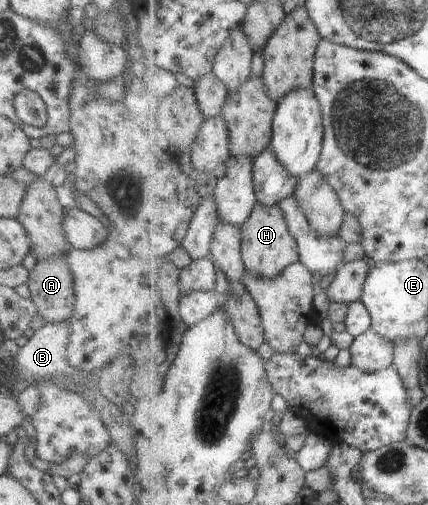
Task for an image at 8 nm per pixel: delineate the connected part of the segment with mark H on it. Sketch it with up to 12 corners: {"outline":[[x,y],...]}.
{"outline":[[281,204],[243,230],[246,272],[277,278],[301,261]]}

